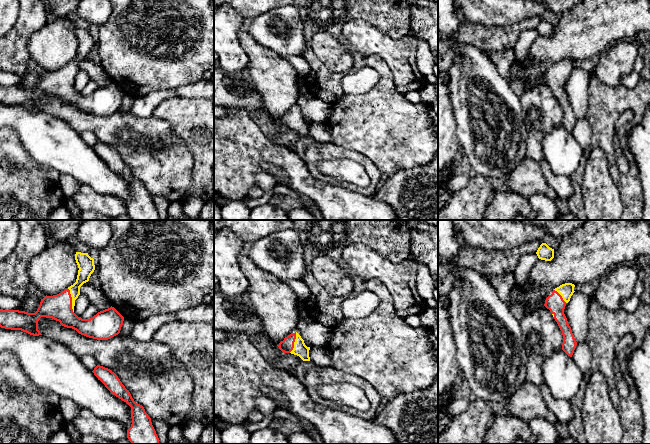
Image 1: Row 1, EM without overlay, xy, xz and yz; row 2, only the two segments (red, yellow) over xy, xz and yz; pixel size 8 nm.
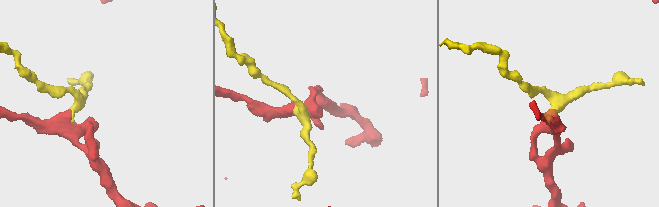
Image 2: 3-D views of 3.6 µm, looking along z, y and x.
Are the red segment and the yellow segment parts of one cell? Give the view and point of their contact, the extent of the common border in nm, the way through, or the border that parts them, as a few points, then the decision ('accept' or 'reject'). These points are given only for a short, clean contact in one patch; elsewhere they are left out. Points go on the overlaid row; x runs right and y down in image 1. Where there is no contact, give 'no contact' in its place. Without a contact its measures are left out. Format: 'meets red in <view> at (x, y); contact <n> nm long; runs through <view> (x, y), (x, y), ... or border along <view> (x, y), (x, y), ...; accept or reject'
meets red in xy at (71, 300); contact 200 nm long; runs through xy (58, 307), (66, 300), (71, 300), (71, 293), (84, 272); accept

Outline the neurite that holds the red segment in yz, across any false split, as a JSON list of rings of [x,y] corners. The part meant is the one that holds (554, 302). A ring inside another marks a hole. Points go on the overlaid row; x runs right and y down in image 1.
[[[565,283],[555,288],[551,295],[549,295],[544,306],[550,310],[555,321],[557,322],[563,335],[562,350],[570,357],[572,357],[576,348],[577,342],[572,333],[571,327],[568,324],[567,318],[564,314],[566,304],[570,301],[573,295],[575,285],[572,283]]]

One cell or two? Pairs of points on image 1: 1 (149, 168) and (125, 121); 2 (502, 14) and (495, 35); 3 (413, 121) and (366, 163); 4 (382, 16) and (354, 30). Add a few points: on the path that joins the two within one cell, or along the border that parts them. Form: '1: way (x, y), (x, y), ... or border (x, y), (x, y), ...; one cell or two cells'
1: way (149, 156), (149, 152), (130, 133); one cell
2: border (521, 21), (494, 26), (478, 26), (475, 24); two cells
3: border (349, 149), (359, 151), (365, 155), (381, 173); two cells
4: border (346, 22), (352, 19), (365, 19), (389, 35); two cells

